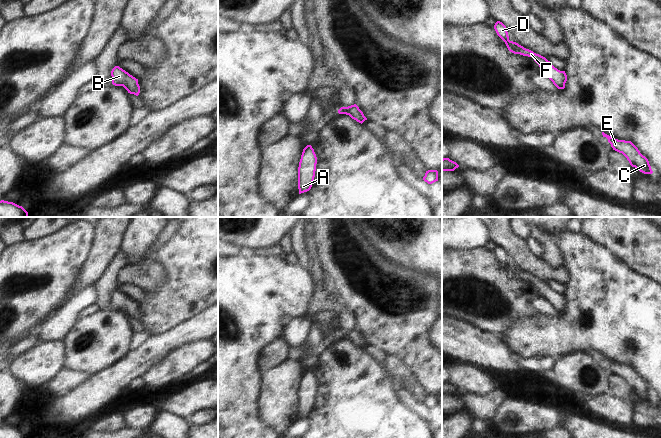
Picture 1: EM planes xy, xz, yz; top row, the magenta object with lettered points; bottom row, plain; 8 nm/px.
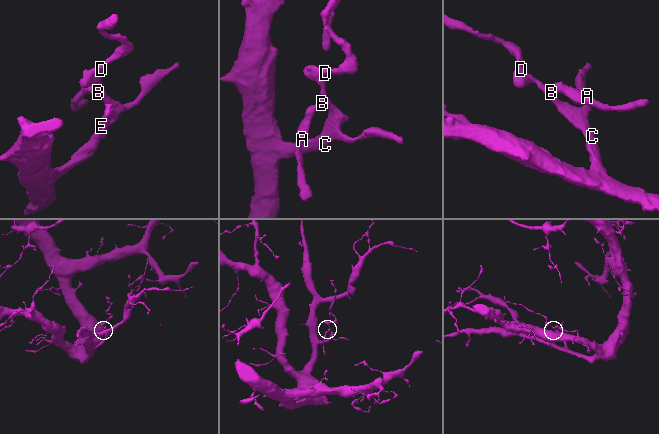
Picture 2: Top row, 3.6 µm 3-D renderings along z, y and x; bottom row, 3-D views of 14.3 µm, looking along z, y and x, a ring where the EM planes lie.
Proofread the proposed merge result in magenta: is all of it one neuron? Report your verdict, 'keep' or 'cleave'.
keep

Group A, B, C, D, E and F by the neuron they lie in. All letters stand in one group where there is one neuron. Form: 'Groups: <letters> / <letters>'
Groups: A B C D E F

